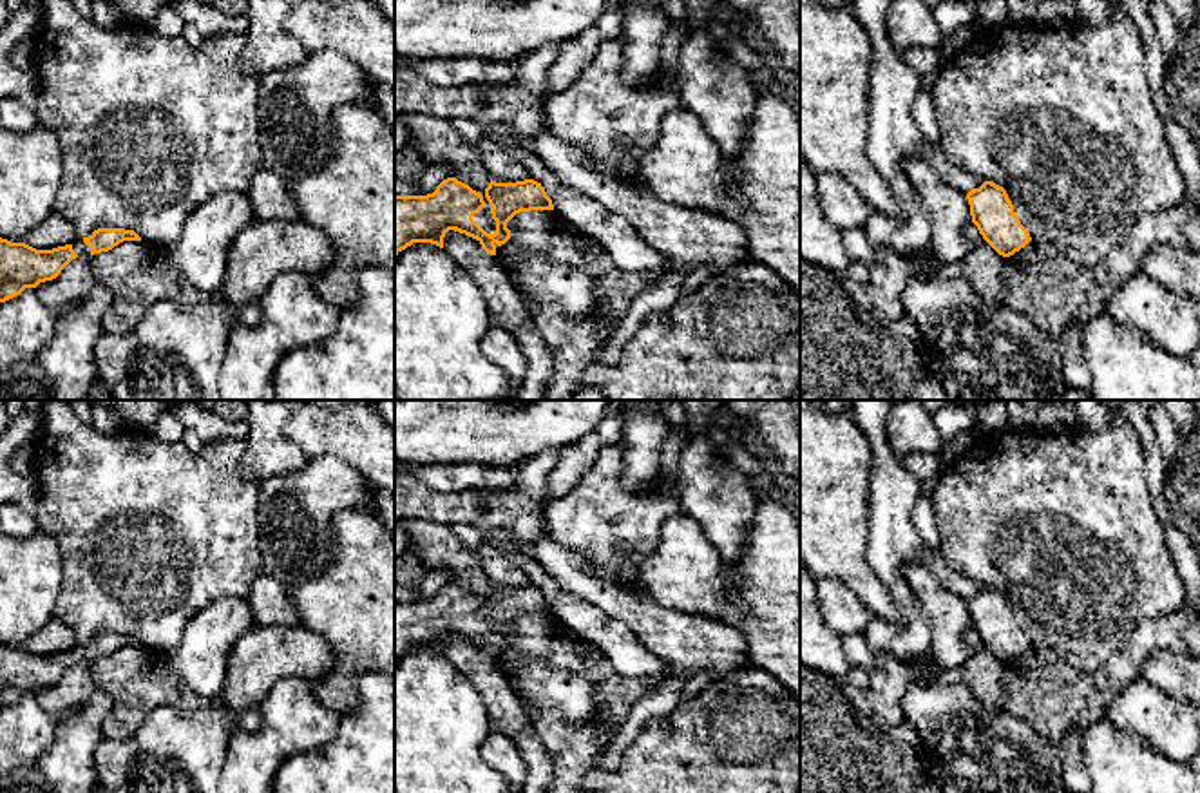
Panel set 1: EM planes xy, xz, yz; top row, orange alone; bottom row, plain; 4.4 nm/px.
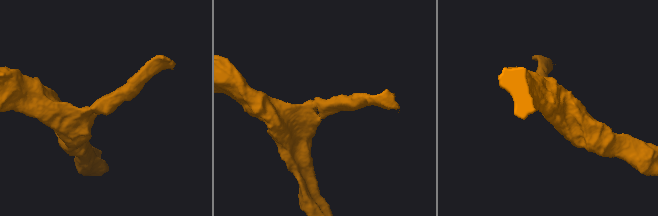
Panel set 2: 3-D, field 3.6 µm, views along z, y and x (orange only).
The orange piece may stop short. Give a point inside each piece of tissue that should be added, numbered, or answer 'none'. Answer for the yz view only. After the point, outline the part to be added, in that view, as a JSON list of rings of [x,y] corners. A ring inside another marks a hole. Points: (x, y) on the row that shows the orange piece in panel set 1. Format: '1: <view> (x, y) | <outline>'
none

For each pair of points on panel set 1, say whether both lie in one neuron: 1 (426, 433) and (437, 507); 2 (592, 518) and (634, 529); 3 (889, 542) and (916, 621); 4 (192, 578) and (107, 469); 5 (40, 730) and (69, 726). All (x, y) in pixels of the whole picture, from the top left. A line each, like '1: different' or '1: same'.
1: different
2: same
3: same
4: same
5: different

